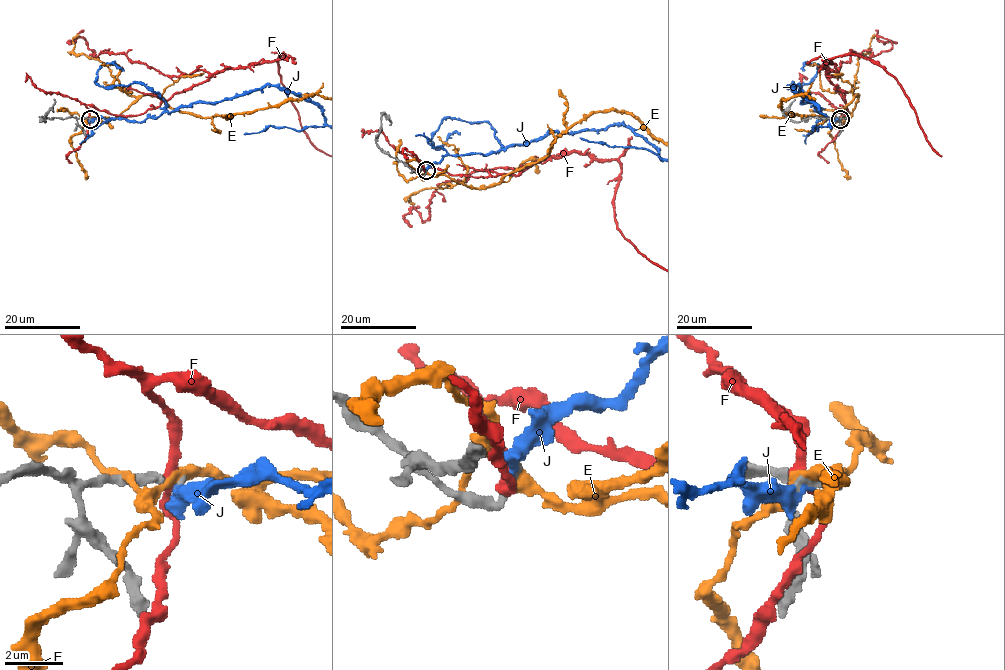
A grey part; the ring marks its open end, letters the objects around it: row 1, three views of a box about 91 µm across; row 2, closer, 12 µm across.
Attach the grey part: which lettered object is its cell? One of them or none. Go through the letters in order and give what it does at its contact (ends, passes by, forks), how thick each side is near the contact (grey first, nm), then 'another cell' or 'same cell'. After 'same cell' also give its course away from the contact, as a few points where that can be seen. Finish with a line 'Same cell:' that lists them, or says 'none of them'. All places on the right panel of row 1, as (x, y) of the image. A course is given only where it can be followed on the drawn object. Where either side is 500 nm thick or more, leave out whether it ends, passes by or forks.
E: it passes by; calibres 280 and 360 nm; another cell
F: it passes by; calibres 320 and 300 nm; another cell
J: it passes by; calibres 320 and 300 nm; same cell
Same cell: J

